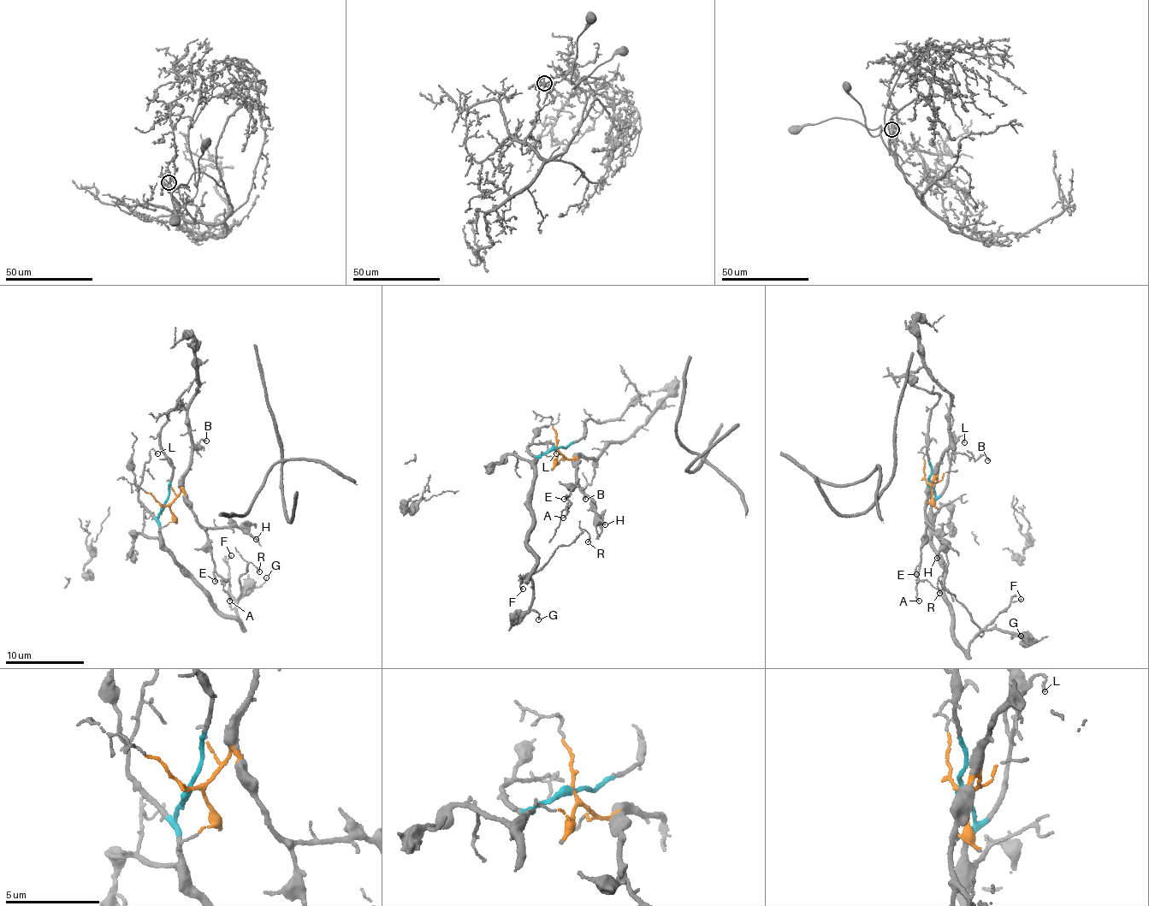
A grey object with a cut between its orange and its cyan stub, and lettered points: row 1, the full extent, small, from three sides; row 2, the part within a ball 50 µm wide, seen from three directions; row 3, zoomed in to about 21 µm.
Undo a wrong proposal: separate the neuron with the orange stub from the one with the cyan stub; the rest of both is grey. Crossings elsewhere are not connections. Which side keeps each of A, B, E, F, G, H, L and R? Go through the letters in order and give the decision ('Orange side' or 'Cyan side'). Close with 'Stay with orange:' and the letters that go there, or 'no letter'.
A: Orange side
B: Orange side
E: Orange side
F: Cyan side
G: Cyan side
H: Orange side
L: Cyan side
R: Cyan side
Stay with orange: A, B, E, H

